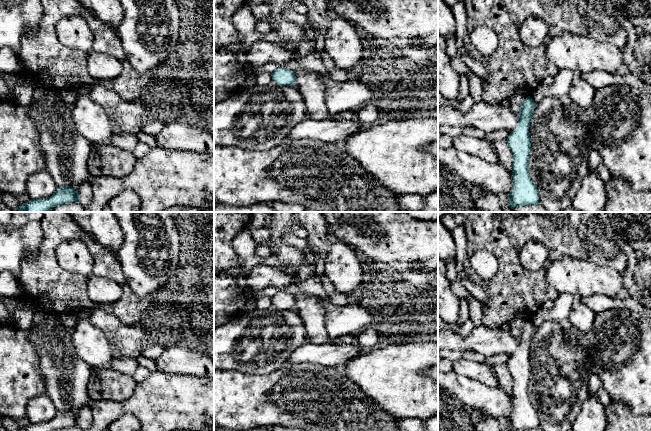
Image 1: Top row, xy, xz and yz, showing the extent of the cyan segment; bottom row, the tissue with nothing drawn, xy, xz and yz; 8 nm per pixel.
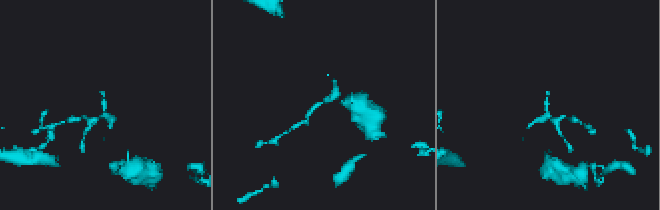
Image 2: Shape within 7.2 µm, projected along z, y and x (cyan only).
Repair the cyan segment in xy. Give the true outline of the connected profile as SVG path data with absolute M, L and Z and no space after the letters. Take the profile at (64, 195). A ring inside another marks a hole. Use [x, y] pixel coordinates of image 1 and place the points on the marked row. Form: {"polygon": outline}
{"polygon": "M70 186L57 188L52 196L43 199L31 199L25 204L20 204L19 212L48 212L57 205L65 205L79 201L80 192L77 193Z"}

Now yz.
{"polygon": "M528 96L520 105L519 122L507 138L513 153L513 187L508 195L511 209L518 206L536 205L539 201L537 186L529 177L531 152L529 126L536 103Z"}

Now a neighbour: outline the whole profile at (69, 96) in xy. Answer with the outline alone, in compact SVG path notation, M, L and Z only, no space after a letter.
M63 89L60 92L62 100L72 106L78 99L79 95L76 93L75 89Z

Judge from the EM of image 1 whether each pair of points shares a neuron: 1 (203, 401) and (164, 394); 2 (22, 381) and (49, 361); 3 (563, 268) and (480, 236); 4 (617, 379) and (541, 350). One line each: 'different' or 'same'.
1: same
2: different
3: different
4: different

